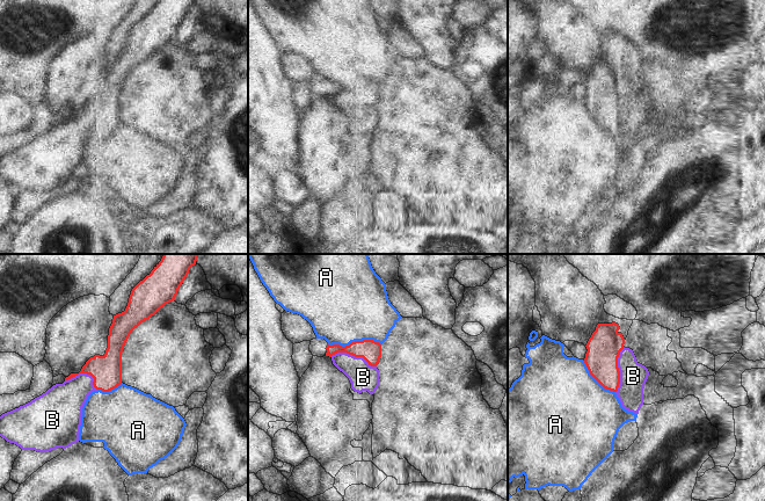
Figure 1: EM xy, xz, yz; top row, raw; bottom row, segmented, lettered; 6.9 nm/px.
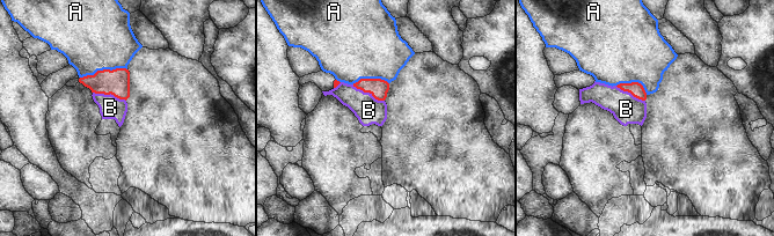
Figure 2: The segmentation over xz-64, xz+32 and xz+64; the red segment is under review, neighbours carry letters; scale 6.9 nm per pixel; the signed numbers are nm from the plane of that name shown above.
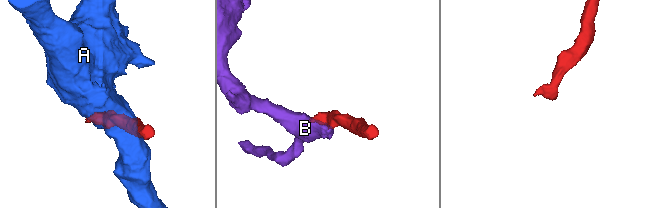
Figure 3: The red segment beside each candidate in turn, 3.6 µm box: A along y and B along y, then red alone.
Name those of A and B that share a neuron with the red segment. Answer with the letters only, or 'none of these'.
B

